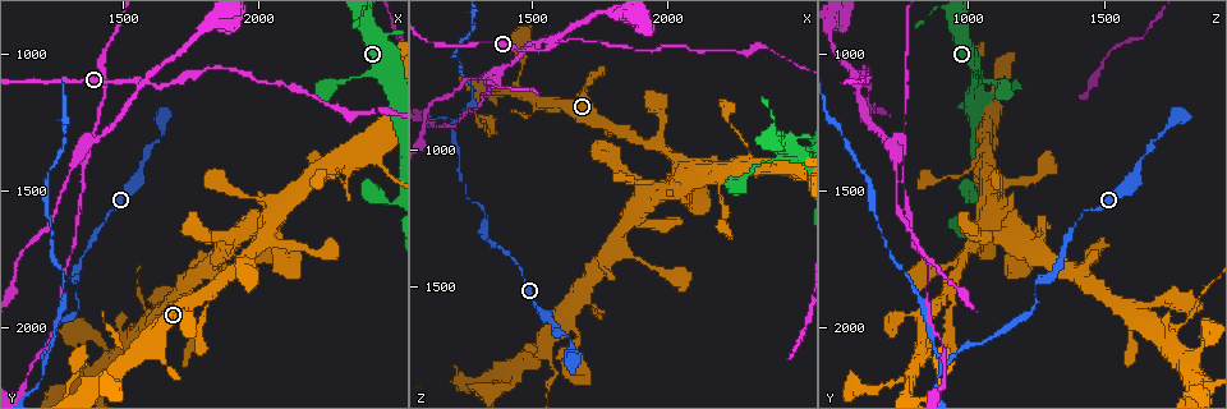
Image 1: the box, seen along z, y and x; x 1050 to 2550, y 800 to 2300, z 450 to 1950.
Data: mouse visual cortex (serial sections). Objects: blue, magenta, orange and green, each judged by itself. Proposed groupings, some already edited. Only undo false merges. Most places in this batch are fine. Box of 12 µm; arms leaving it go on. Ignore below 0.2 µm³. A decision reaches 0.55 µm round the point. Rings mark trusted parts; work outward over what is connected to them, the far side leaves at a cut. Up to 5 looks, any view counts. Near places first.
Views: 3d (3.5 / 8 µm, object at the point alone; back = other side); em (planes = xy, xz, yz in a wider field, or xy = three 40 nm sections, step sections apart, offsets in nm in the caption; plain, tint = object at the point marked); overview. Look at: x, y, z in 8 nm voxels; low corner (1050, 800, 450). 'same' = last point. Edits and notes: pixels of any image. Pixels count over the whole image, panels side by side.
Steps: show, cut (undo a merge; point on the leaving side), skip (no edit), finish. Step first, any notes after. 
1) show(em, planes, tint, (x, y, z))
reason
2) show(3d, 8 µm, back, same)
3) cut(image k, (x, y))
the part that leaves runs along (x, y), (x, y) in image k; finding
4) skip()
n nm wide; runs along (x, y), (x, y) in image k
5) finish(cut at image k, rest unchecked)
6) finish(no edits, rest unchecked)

show(3d, 3.5 µm, (1320, 1840, 1250))
abrupt turn

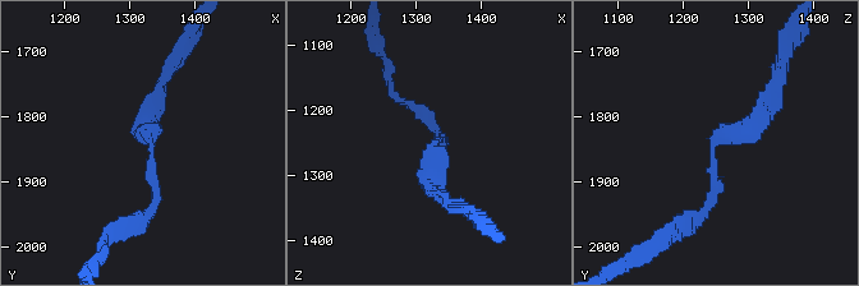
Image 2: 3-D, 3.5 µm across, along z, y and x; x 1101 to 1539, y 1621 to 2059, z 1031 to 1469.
show(em, xy, step 1, tint, (1330, 1850, 1250))
arms of 150, 200 nm

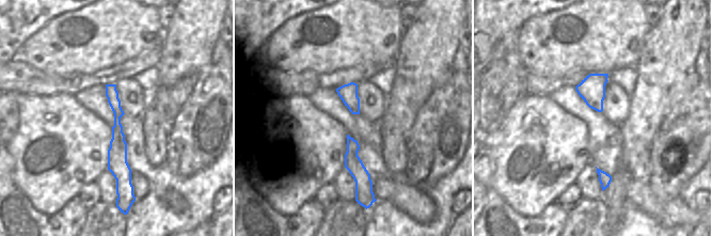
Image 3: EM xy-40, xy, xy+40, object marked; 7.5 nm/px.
skip()
runs along (108, 87), (117, 110), (121, 189) in image 3; one cell here

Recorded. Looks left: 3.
show(3d, 3.5 µm, (1210, 2150, 920))
a narrow waist

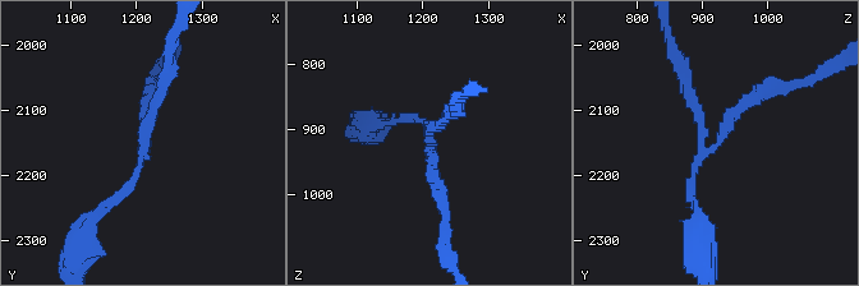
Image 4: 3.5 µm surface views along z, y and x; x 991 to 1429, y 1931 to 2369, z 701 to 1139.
show(em, xy, step 5, tint, (1210, 2160, 910))
3 arms; arms of 100, 150, 200 nm; need the tissue

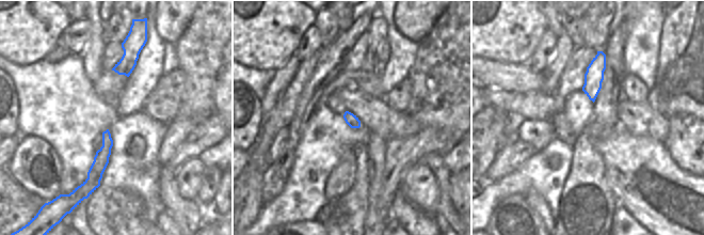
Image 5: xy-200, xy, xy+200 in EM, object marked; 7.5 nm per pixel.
skip()
90 nm wide; runs along (440, 190), (428, 128), (451, 111) in image 4; one cell here

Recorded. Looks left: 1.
finish(no edits, rest unchecked)

